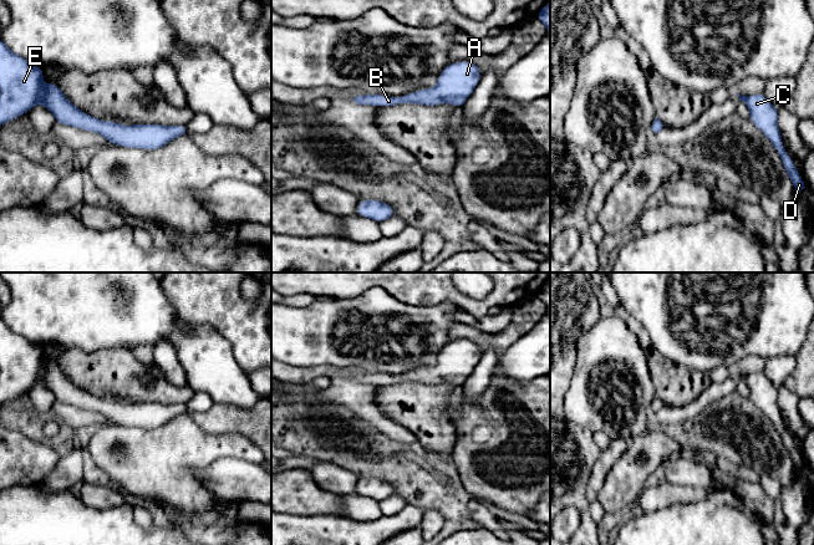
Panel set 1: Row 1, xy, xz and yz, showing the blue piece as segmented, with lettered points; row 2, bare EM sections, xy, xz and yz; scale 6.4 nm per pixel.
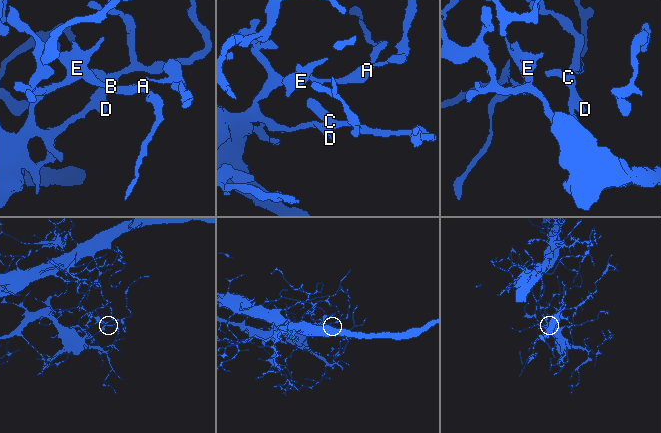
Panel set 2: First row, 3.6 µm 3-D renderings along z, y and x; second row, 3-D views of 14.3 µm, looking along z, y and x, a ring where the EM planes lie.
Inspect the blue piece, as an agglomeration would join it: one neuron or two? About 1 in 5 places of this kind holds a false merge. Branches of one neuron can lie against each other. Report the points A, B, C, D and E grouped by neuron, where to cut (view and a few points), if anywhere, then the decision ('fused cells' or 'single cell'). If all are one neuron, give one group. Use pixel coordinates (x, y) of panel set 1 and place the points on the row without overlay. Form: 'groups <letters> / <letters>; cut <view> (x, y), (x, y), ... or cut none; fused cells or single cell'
groups A B C D E; cut none; single cell

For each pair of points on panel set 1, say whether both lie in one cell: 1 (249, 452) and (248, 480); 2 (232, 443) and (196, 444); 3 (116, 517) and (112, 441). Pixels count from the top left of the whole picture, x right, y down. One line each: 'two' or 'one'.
1: two
2: one
3: two

